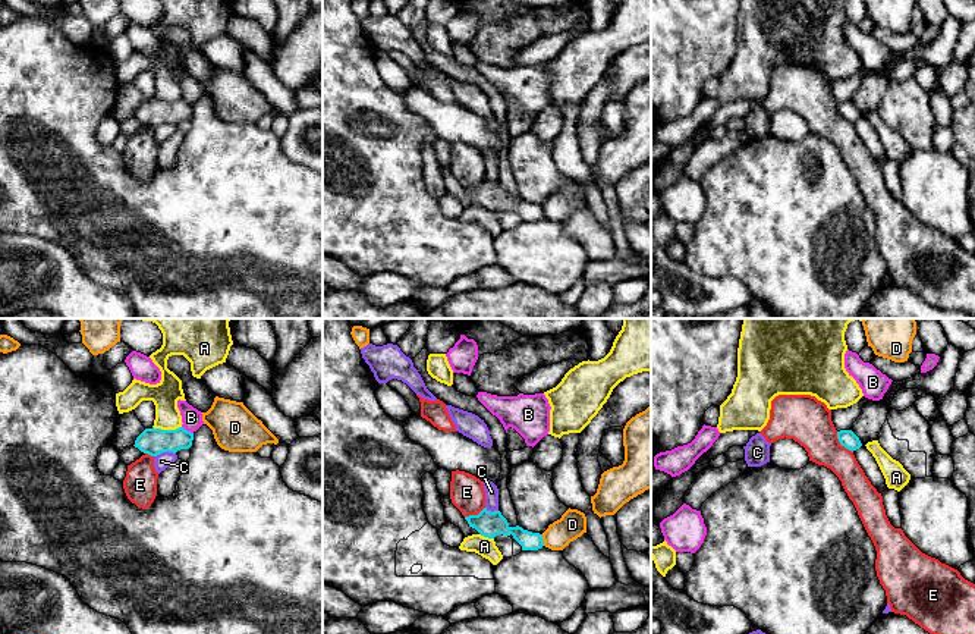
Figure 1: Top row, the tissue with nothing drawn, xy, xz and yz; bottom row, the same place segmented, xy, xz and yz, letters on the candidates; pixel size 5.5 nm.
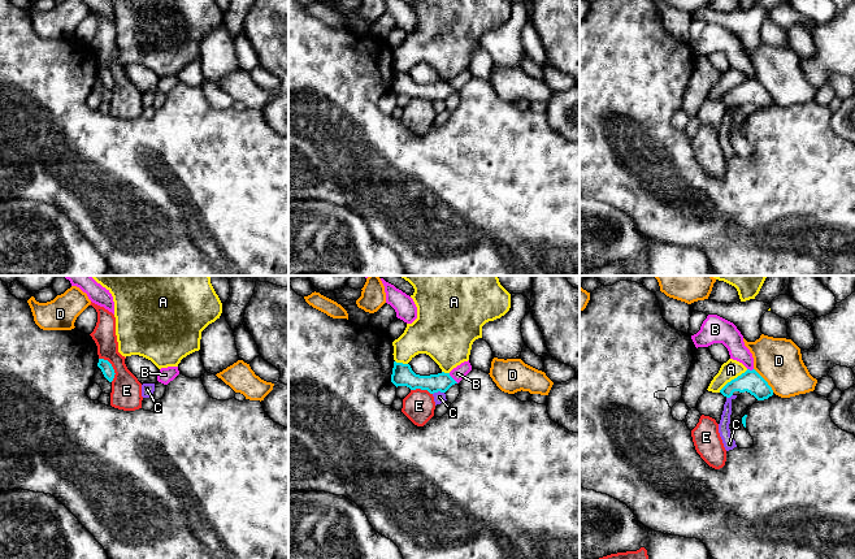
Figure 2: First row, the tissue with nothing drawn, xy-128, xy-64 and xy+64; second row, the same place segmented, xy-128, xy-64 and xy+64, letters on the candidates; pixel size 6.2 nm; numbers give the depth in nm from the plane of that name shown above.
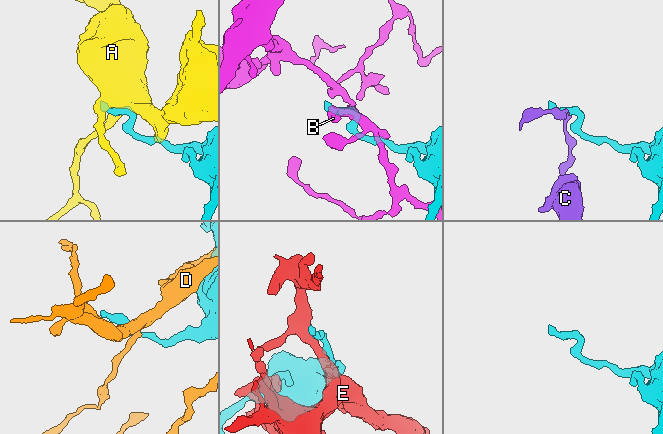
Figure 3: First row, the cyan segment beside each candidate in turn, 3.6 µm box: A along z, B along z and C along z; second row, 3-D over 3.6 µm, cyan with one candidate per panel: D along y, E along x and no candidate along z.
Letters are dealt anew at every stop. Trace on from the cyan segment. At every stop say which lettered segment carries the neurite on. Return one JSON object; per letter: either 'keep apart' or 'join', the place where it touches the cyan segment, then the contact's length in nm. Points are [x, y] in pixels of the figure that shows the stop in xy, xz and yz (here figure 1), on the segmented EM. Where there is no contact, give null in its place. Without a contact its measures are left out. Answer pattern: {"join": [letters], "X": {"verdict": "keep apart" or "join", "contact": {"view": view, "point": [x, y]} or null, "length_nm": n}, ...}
{"join": [], "A": {"verdict": "keep apart", "contact": {"view": "xy", "point": [167, 430]}, "length_nm": 160}, "B": {"verdict": "keep apart", "contact": {"view": "xy", "point": [186, 430]}, "length_nm": 80}, "C": {"verdict": "keep apart", "contact": {"view": "xy", "point": [164, 451]}, "length_nm": 120}, "D": {"verdict": "keep apart", "contact": {"view": "xz", "point": [543, 540]}, "length_nm": 70}, "E": {"verdict": "keep apart", "contact": {"view": "yz", "point": [840, 443]}, "length_nm": 150}}

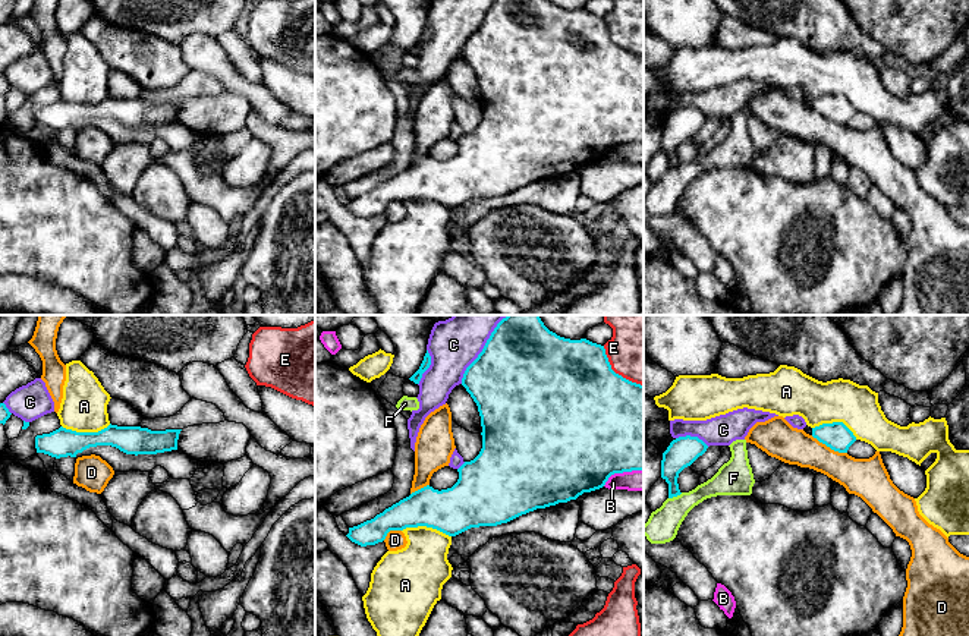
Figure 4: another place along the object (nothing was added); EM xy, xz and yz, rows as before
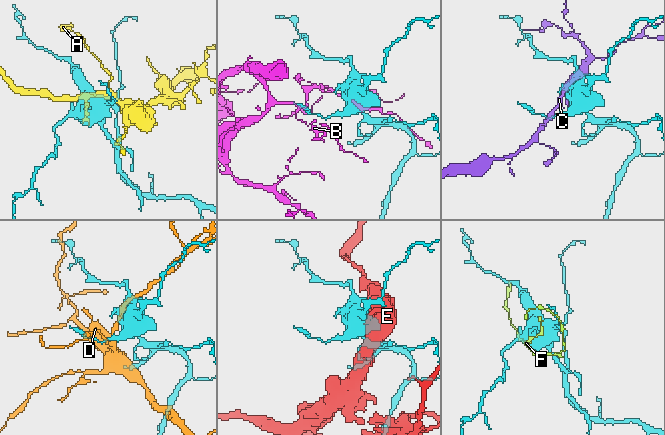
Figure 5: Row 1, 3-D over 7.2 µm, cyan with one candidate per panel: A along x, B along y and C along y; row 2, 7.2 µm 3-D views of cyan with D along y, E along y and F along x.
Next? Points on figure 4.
{"join": ["A"], "A": {"verdict": "join", "contact": {"view": "xz", "point": [427, 526]}, "length_nm": 280}, "B": {"verdict": "keep apart", "contact": {"view": "xz", "point": [622, 472]}, "length_nm": 240}, "C": {"verdict": "keep apart", "contact": {"view": "xz", "point": [483, 349]}, "length_nm": 460}, "D": {"verdict": "keep apart", "contact": {"view": "yz", "point": [829, 446]}, "length_nm": 220}, "E": {"verdict": "keep apart", "contact": {"view": "xz", "point": [614, 372]}, "length_nm": 320}, "F": {"verdict": "keep apart", "contact": {"view": "yz", "point": [675, 496]}, "length_nm": 90}}

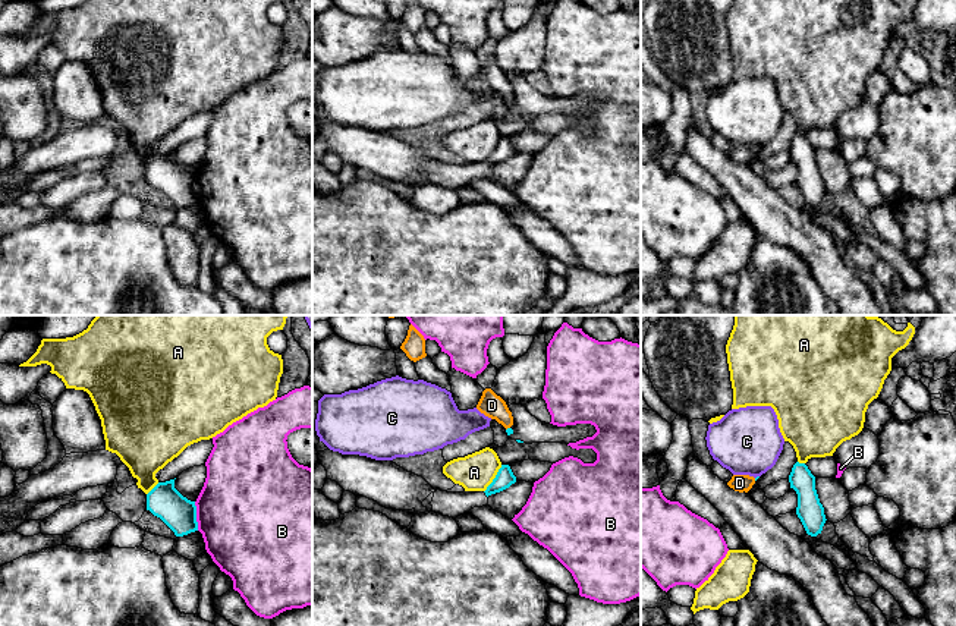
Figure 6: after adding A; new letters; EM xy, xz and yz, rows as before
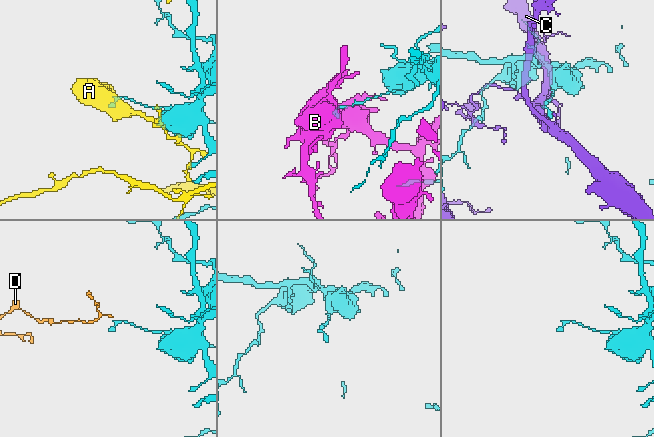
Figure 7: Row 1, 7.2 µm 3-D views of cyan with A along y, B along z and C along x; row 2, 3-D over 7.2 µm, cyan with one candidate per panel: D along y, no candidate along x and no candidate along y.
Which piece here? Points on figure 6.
{"join": ["D"], "A": {"verdict": "keep apart", "contact": {"view": "xz", "point": [494, 478]}, "length_nm": 180}, "B": {"verdict": "keep apart", "contact": {"view": "xy", "point": [195, 516]}, "length_nm": 160}, "C": {"verdict": "keep apart", "contact": {"view": "yz", "point": [757, 477]}, "length_nm": 30}, "D": {"verdict": "join", "contact": {"view": "xz", "point": [508, 428]}, "length_nm": 30}}

